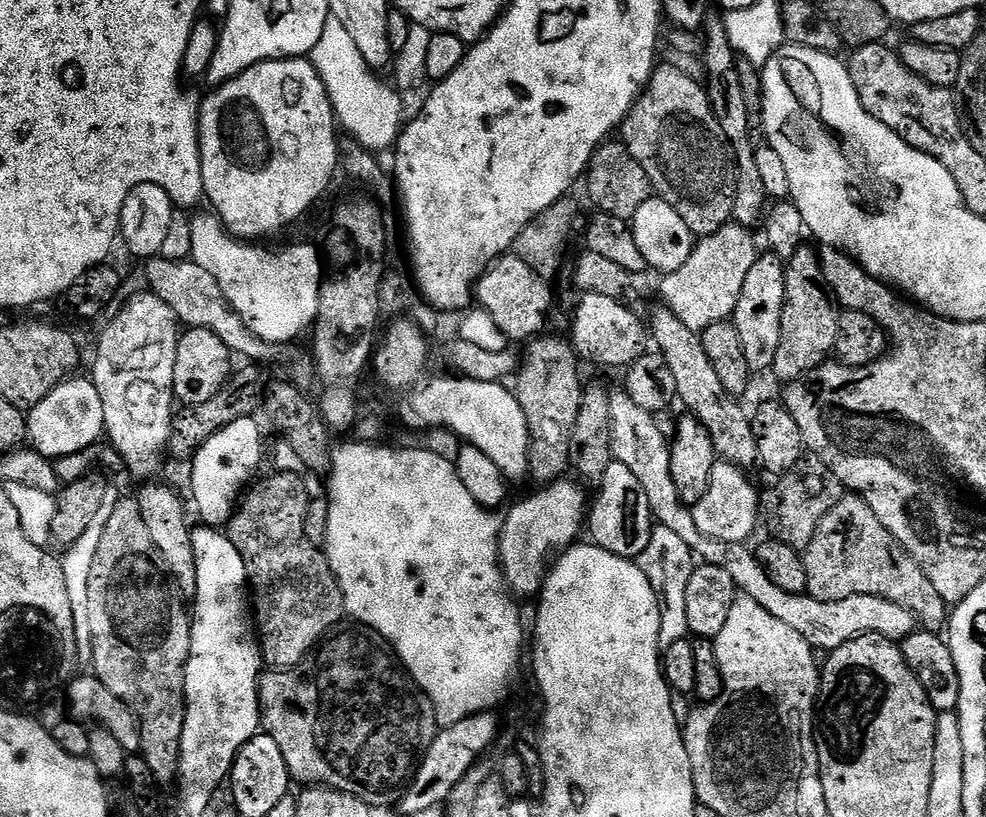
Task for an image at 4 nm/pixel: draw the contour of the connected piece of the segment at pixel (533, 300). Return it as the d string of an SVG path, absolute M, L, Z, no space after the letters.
M514 254L499 256L474 285L474 300L479 307L494 318L498 330L508 337L509 341L528 342L539 337L548 324L548 311L552 308L552 287L549 281L543 280L522 258Z

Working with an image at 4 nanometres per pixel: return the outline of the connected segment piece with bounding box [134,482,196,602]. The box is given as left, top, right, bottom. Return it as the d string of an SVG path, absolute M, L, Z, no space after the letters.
M144 482L139 485L140 493L135 493L134 499L138 502L138 506L142 510L142 518L146 522L146 526L150 529L150 538L154 538L154 546L158 550L158 554L160 555L160 562L164 565L171 583L175 585L175 587L179 588L181 596L184 597L185 601L192 602L196 599L196 563L194 562L194 542L192 541L192 528L190 527L190 523L188 524L188 516L184 513L184 504L180 501L180 496L175 492L174 489L171 488L168 484L152 484L156 482Z

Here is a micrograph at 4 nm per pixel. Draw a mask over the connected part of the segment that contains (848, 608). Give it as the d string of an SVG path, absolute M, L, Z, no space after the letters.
M624 390L613 391L611 397L613 461L628 467L634 478L642 482L642 490L646 490L646 502L650 502L655 523L678 534L703 563L728 571L730 578L734 578L737 593L754 598L762 610L786 622L790 630L798 630L798 634L802 634L802 638L806 638L806 642L816 650L831 650L859 636L885 636L893 642L903 642L908 635L917 631L917 617L908 608L881 596L855 596L842 598L842 602L818 602L818 598L807 594L790 594L782 590L782 586L774 586L774 582L770 582L764 563L753 549L752 552L748 549L747 543L722 542L702 534L694 522L692 508L678 498L678 486L674 486L674 474L670 474L670 440L664 437L656 421L659 419L653 413L642 410Z

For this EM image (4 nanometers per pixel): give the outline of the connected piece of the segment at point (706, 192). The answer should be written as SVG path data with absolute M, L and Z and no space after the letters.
M661 63L653 68L648 85L637 98L636 105L628 111L622 125L623 132L622 142L630 154L634 154L638 166L646 170L653 193L678 210L678 218L686 222L693 237L709 236L730 223L736 193L736 160L726 134L722 134L722 126L718 126L718 118L714 118L703 83L686 78L681 71Z

